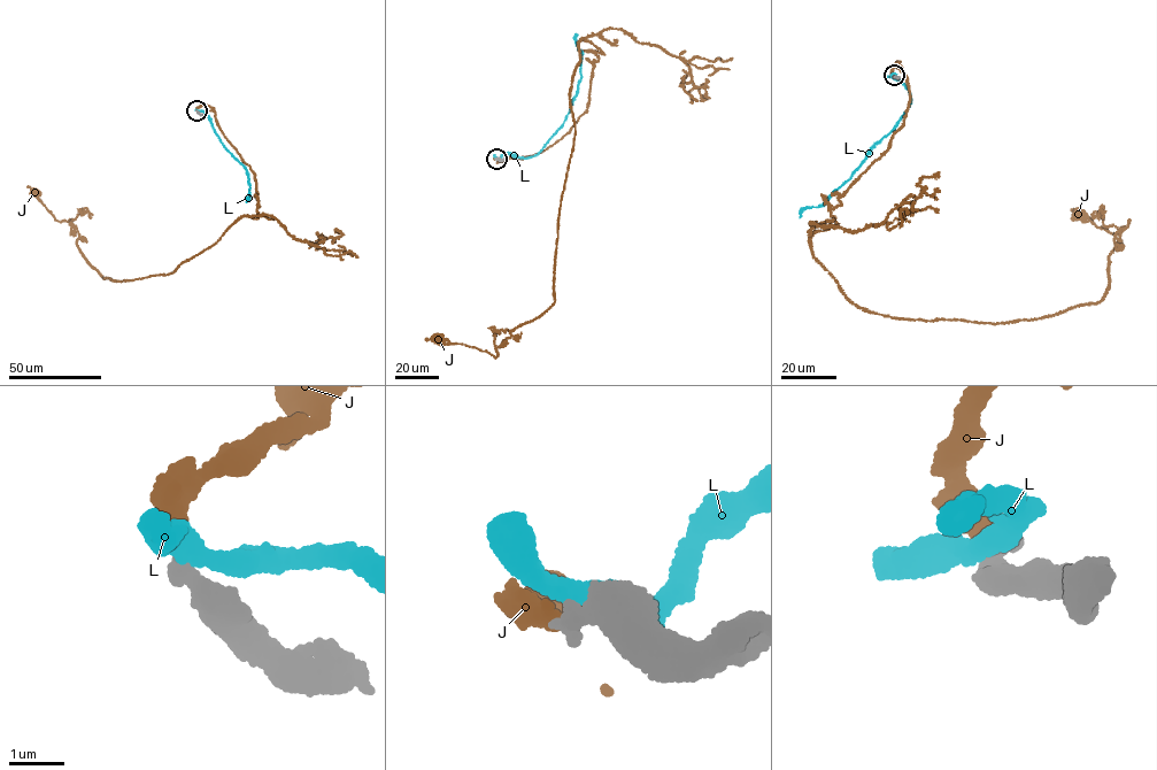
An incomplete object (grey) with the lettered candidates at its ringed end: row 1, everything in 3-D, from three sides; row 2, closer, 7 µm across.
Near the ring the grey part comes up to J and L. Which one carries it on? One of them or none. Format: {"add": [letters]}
{"add": ["J"]}

